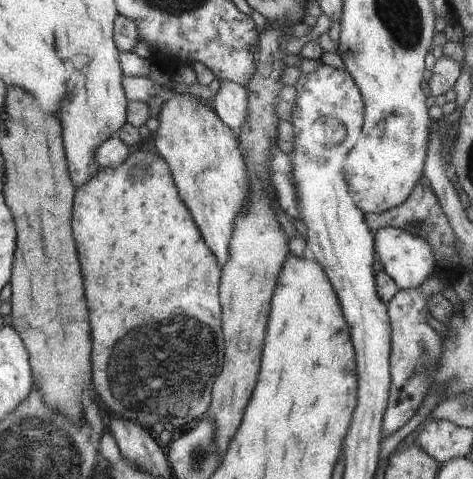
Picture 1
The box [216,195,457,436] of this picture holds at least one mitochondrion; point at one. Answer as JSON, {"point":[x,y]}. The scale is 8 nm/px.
{"point":[418,223]}

